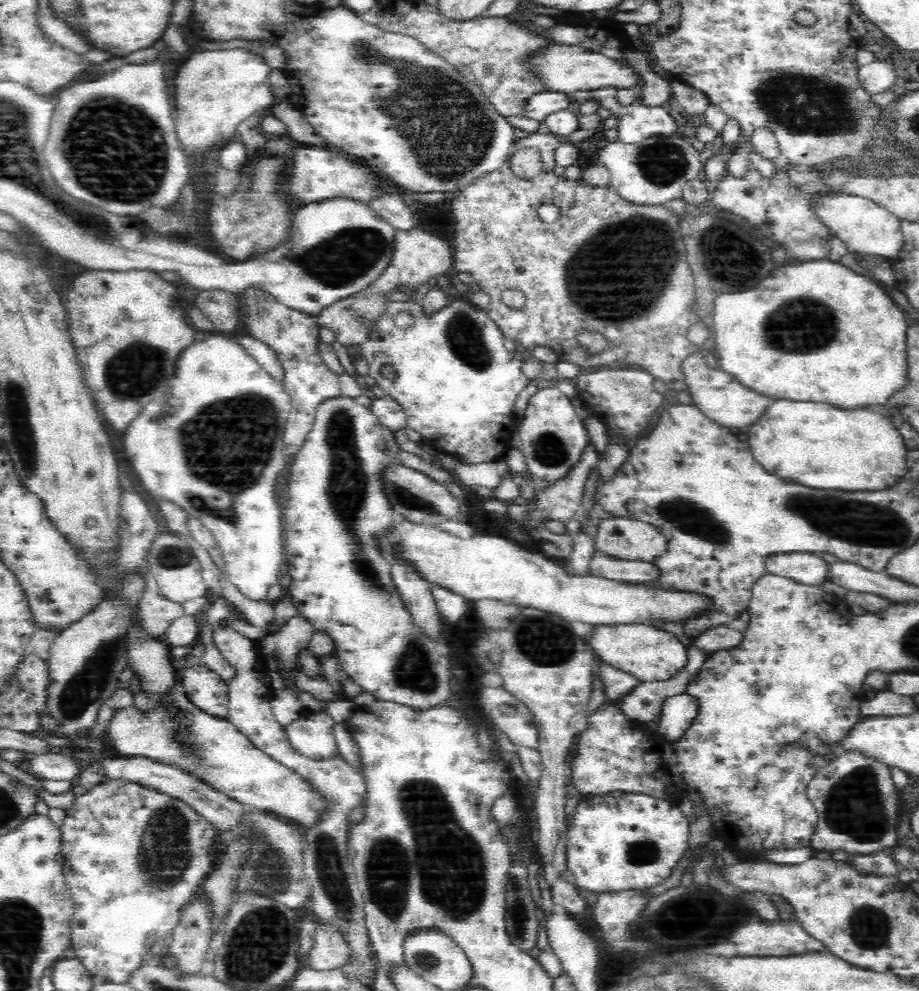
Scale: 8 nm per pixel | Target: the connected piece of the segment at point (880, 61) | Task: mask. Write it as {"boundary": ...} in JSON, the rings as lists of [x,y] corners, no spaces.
{"boundary":[[[877,58],[876,61],[857,68],[857,80],[860,87],[869,95],[880,94],[896,86],[895,70],[888,58]]]}

